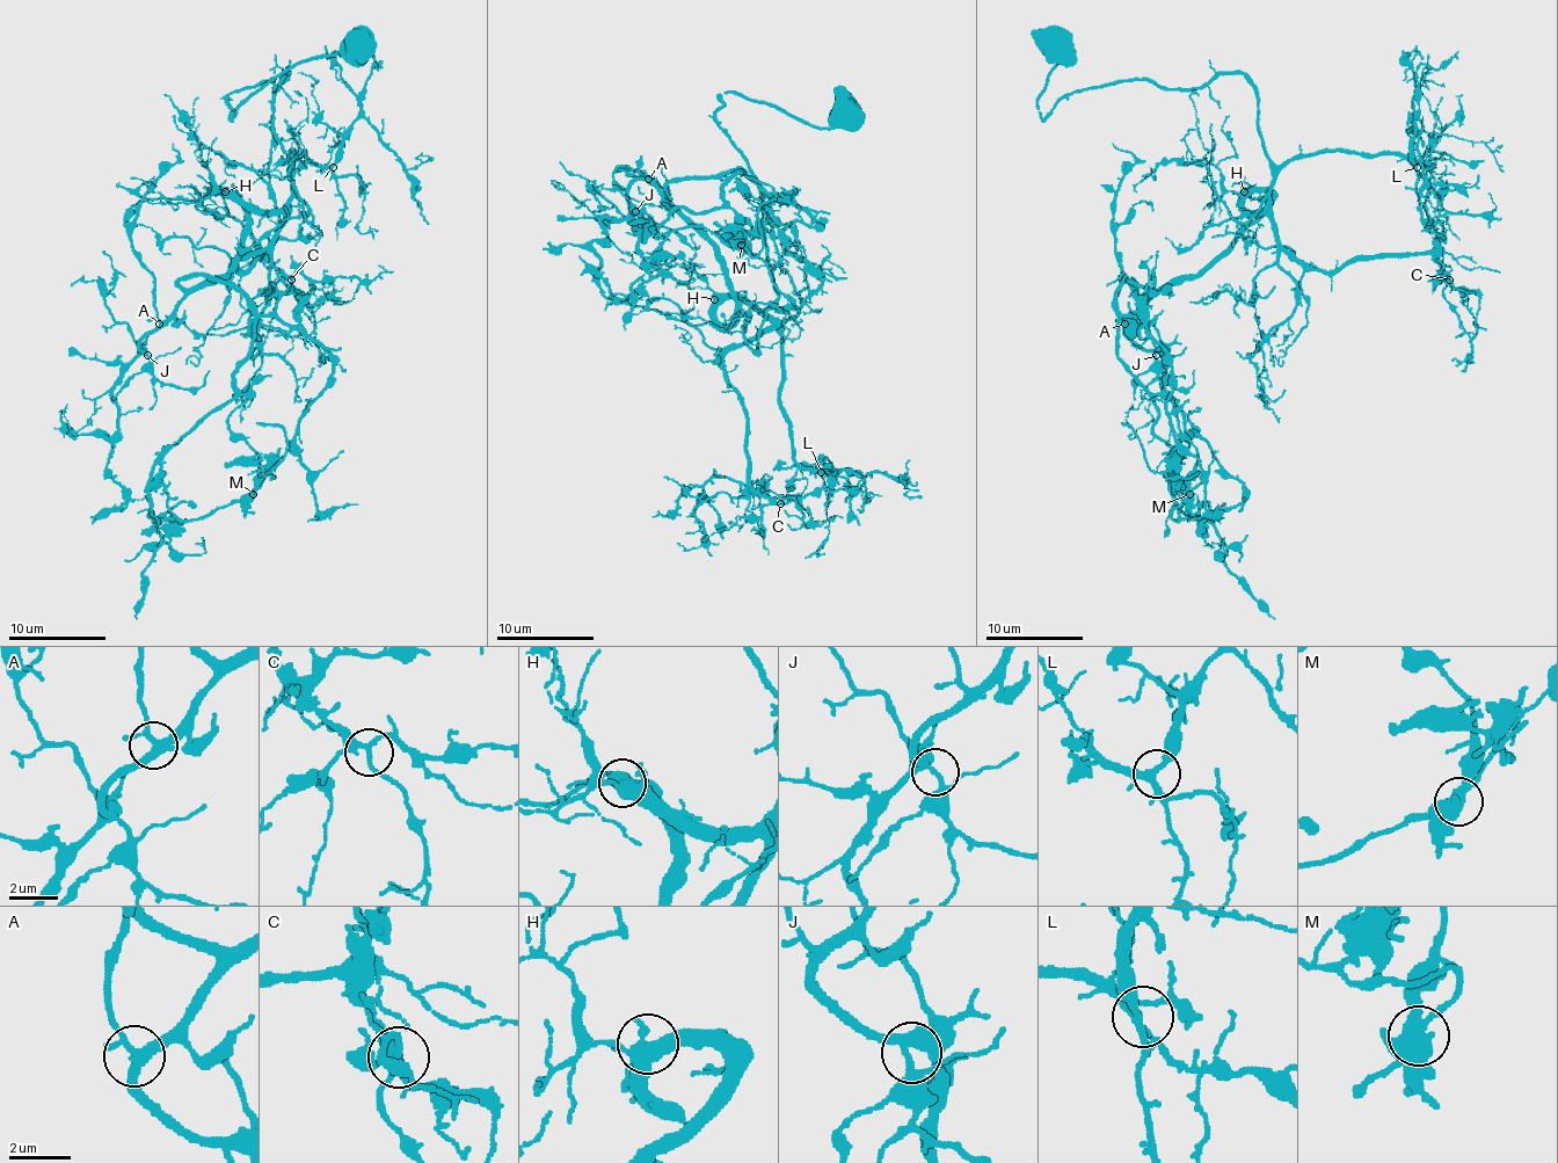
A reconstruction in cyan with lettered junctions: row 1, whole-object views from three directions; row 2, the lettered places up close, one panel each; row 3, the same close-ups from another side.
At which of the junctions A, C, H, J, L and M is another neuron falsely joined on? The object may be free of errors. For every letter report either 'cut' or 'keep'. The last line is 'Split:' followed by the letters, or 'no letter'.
A: keep
C: keep
H: keep
J: keep
L: keep
M: cut
Split: M

